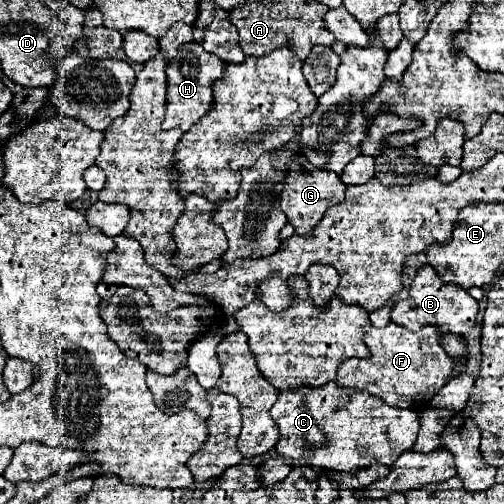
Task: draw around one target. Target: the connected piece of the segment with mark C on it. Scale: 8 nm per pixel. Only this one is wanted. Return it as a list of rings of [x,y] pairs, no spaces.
[[[333,381],[319,389],[299,387],[279,393],[277,403],[271,407],[271,417],[281,433],[275,447],[279,455],[341,473],[357,473],[371,467],[373,461],[391,467],[403,451],[413,449],[419,431],[419,419],[413,409],[389,407],[375,395],[339,387]]]

